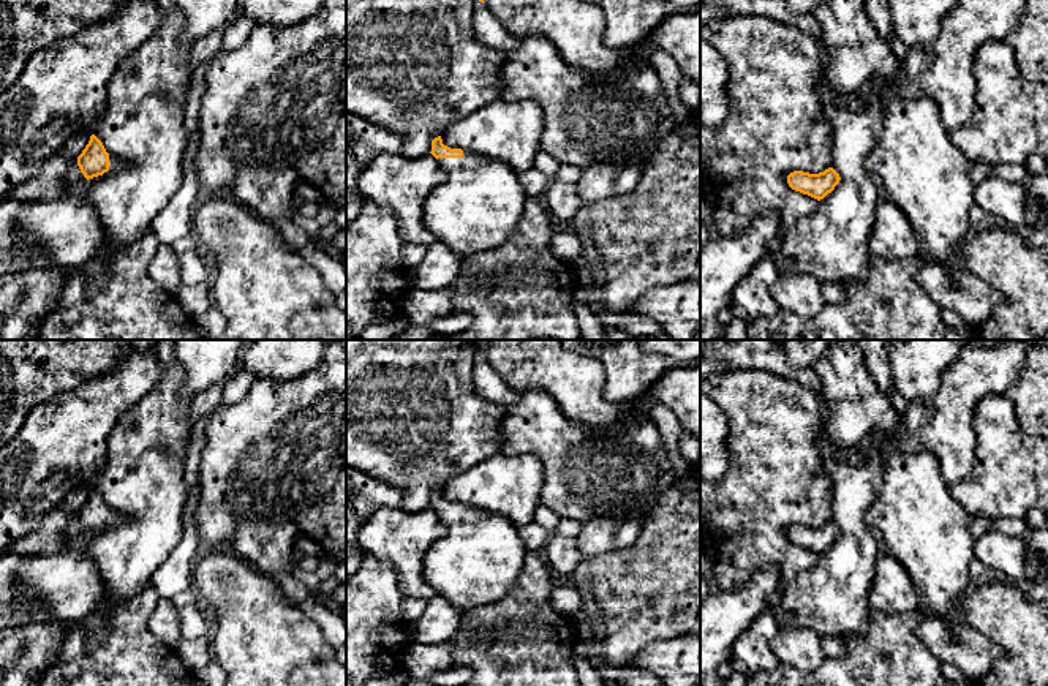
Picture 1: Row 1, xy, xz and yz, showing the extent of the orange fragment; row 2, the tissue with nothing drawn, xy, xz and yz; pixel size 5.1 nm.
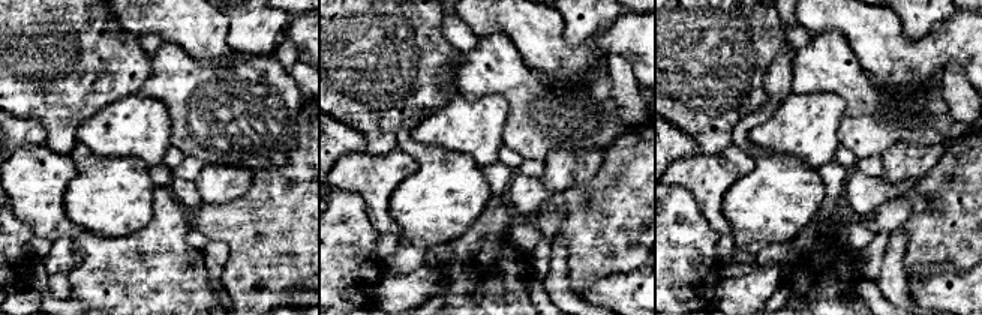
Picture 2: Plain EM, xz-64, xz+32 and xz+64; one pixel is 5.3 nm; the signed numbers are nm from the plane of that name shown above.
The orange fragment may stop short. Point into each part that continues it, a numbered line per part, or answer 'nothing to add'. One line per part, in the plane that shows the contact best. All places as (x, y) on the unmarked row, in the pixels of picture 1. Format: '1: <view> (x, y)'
1: xz (481, 557)

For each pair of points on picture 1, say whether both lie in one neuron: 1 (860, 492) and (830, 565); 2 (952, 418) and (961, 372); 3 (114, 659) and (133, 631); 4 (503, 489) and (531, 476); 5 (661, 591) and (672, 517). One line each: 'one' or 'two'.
1: one
2: one
3: one
4: one
5: one

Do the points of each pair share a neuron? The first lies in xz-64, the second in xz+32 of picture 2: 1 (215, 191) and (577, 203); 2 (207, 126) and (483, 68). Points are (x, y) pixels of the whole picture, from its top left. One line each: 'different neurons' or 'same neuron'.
1: different neurons
2: same neuron

